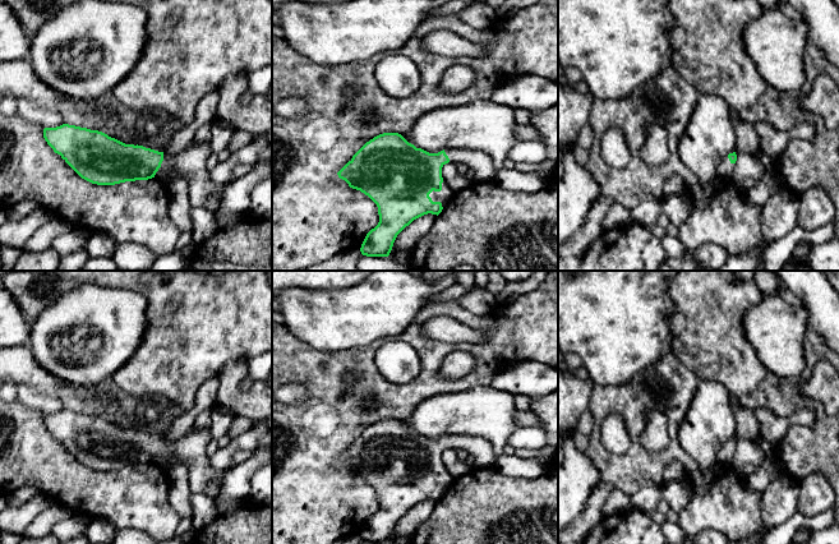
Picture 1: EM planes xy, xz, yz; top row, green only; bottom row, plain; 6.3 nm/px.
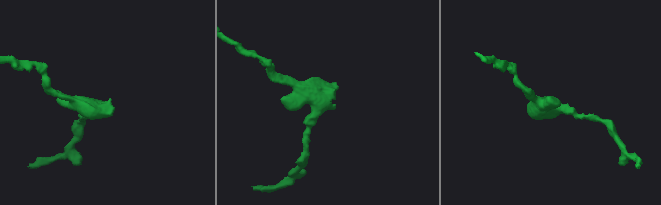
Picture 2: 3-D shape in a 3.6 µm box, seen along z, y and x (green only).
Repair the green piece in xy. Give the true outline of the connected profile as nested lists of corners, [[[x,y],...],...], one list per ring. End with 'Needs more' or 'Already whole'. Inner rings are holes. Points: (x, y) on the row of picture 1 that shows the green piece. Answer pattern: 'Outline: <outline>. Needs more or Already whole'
Outline: [[[69,124],[45,128],[43,138],[82,179],[92,184],[148,180],[161,170],[170,183],[178,176],[186,180],[192,206],[203,207],[209,197],[216,195],[220,202],[223,197],[226,185],[211,178],[207,165],[212,153],[209,143],[190,144],[179,153],[165,155]]]. Needs more

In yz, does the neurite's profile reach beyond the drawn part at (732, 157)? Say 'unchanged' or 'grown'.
grown

